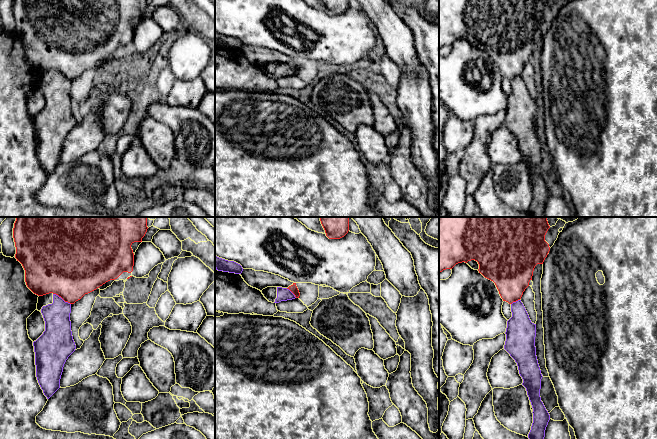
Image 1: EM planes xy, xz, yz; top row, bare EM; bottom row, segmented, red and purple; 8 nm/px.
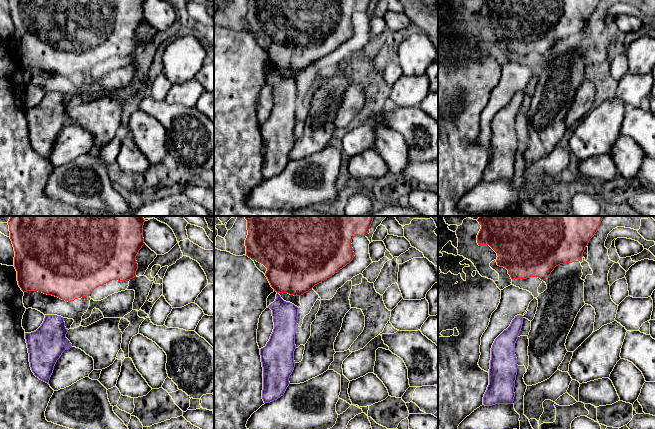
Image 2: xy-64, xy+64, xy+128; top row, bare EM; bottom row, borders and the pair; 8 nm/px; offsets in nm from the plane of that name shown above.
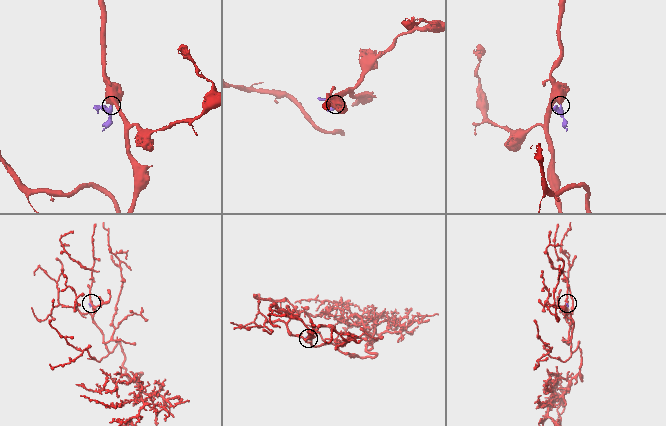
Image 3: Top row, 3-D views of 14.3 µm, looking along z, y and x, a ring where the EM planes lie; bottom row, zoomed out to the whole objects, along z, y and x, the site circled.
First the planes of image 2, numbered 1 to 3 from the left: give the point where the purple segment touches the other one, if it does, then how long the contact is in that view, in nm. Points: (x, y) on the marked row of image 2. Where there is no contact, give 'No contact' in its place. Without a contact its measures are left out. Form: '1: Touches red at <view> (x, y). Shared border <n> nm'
1: No contact
2: No contact
3: No contact

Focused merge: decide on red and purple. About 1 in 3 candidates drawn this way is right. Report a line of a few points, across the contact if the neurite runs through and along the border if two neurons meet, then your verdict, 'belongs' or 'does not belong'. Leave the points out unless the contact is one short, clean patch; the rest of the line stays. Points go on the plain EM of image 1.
line xy (53, 69), (70, 80); does not belong

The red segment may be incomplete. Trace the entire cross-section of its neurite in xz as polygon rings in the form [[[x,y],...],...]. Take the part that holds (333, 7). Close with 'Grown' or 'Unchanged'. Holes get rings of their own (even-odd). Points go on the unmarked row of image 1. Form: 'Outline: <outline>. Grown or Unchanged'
Outline: [[[322,0],[329,15],[340,15],[349,7],[349,0]]]. Unchanged

